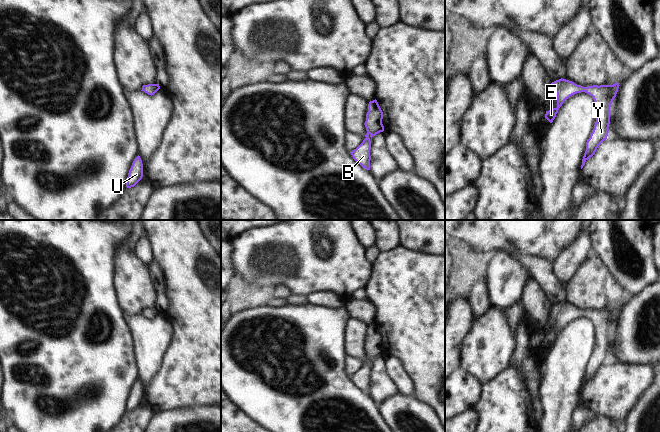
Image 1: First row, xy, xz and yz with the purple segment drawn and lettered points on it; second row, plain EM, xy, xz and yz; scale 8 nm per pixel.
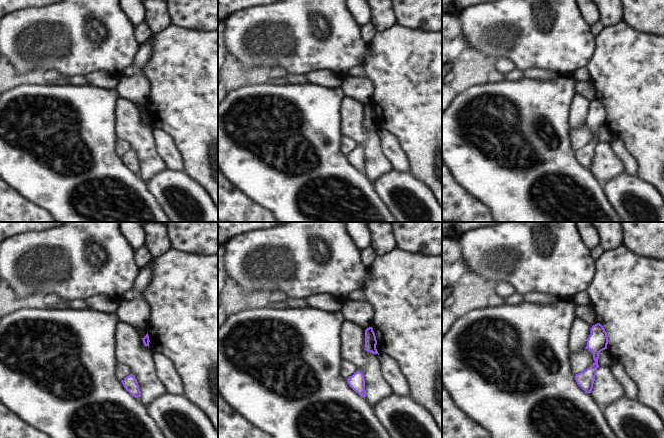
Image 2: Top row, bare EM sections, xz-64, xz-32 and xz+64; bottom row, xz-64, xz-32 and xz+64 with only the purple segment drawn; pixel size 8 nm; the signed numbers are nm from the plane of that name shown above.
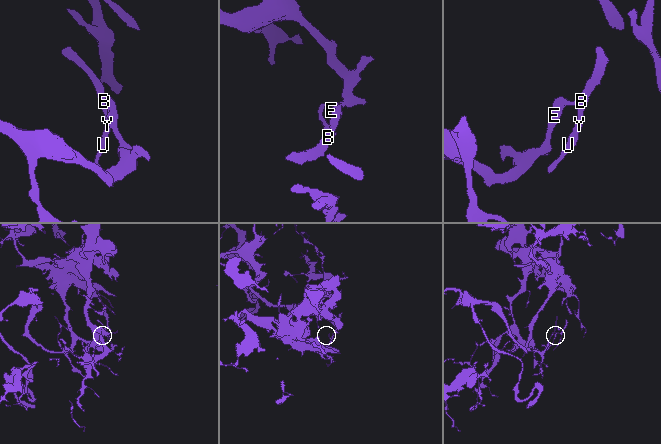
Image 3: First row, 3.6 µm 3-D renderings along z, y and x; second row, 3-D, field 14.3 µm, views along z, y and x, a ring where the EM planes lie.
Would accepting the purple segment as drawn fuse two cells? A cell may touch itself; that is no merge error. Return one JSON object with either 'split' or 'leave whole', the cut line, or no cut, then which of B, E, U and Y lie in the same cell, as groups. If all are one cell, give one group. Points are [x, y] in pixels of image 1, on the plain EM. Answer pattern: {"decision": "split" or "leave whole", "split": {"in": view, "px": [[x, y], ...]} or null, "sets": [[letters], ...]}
{"decision": "leave whole", "split": null, "sets": [["B", "E", "U", "Y"]]}

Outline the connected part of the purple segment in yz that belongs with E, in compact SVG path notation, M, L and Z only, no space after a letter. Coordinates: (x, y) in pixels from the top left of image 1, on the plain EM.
M559 303L551 307L552 313L557 317L557 331L546 335L545 342L552 347L558 337L558 333L570 320L585 316L593 321L596 328L596 347L586 366L586 375L582 383L581 393L585 386L592 381L598 370L607 363L610 348L610 331L618 316L619 307L613 309L593 309L583 311L566 303Z

